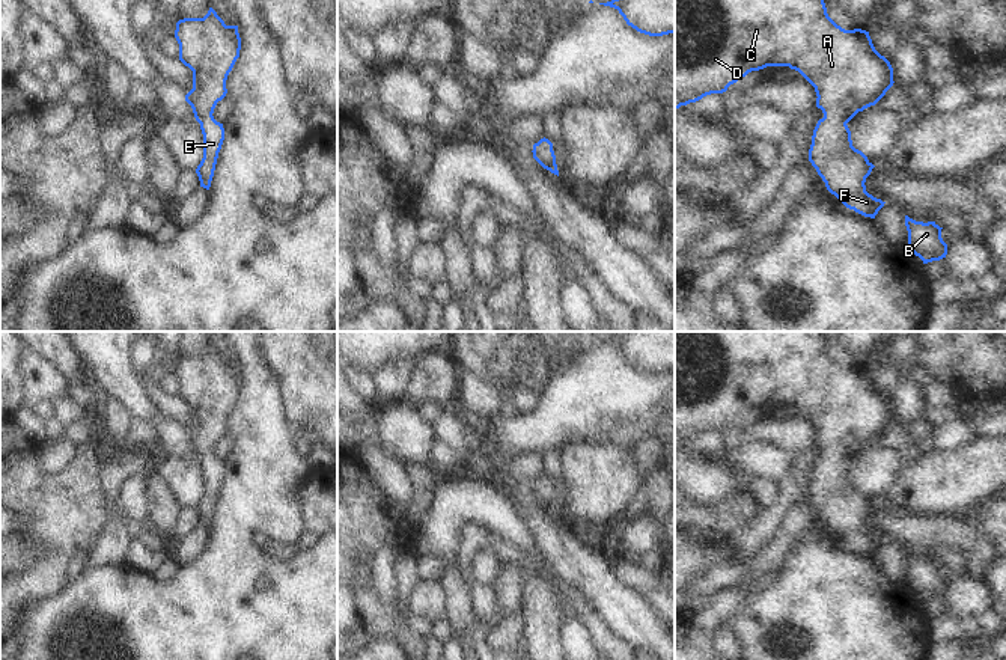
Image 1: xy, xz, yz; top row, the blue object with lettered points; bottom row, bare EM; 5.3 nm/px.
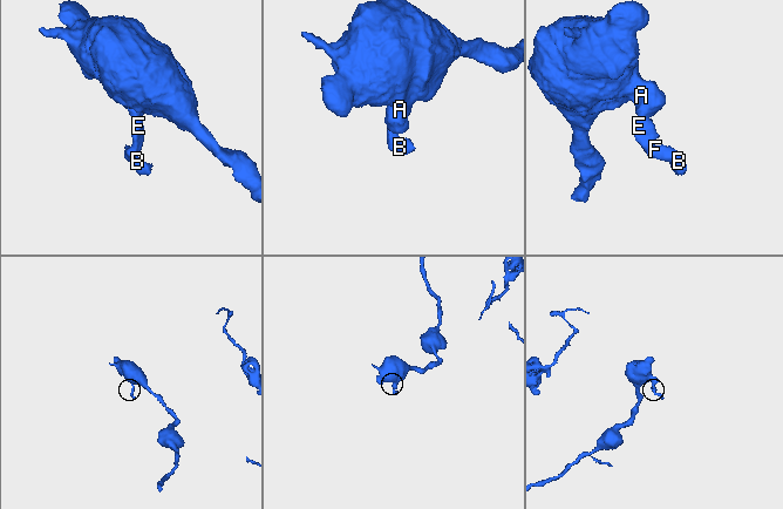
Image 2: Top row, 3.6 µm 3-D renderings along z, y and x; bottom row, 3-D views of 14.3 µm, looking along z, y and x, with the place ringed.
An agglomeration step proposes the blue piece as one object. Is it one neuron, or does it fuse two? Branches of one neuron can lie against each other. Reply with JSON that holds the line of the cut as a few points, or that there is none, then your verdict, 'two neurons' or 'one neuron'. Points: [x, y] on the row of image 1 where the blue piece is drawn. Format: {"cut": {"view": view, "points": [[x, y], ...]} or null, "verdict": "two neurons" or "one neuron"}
{"cut": null, "verdict": "one neuron"}

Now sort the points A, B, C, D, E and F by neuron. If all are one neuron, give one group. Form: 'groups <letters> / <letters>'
groups A B C D E F

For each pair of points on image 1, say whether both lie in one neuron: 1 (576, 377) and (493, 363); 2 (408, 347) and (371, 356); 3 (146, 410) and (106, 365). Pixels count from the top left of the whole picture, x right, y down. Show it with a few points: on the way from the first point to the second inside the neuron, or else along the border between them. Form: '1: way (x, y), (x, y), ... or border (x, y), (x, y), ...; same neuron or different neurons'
1: border (551, 372), (538, 397); different neurons
2: way (399, 347), (380, 347); same neuron
3: way (136, 400), (113, 375); same neuron

